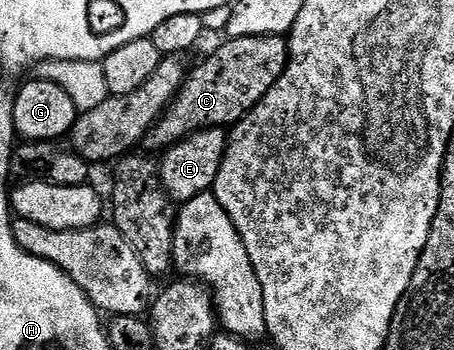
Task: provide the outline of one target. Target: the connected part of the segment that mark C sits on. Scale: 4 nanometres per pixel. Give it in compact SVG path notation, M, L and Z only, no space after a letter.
M257 35L256 37L240 37L239 39L227 38L199 67L191 66L182 88L178 95L166 108L165 113L154 122L153 127L144 138L144 147L150 153L162 153L177 143L196 134L198 131L206 131L210 127L229 129L235 123L239 123L257 103L276 85L276 81L284 73L288 62L288 43L280 35Z

